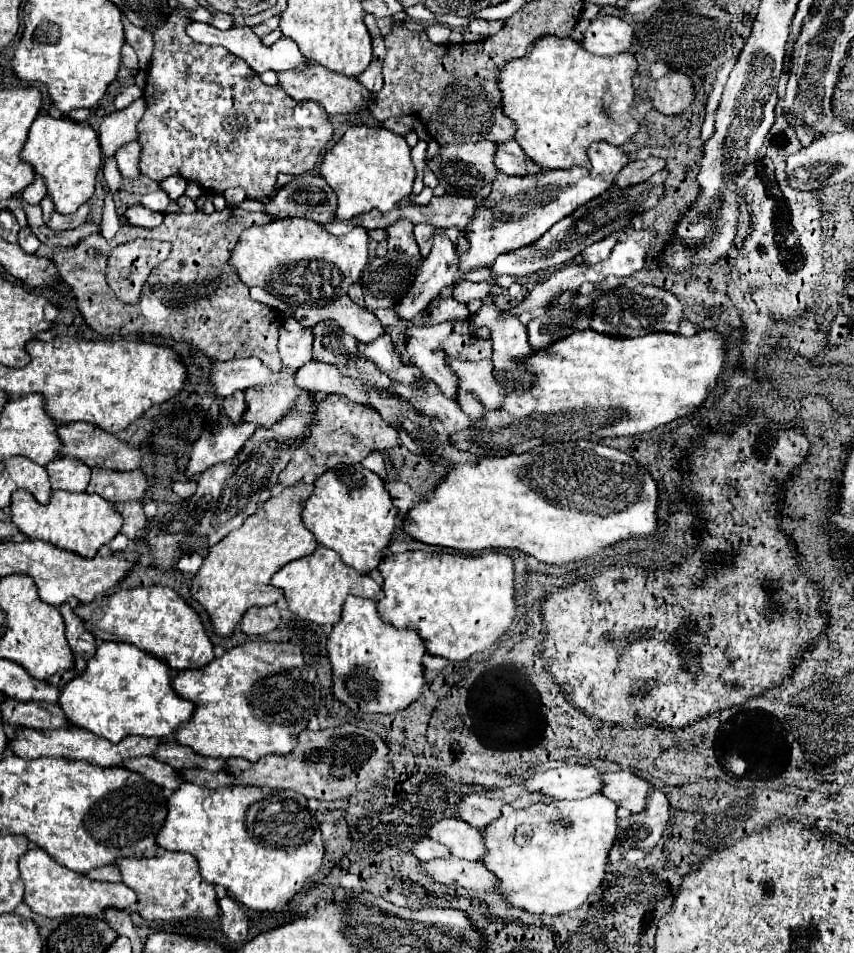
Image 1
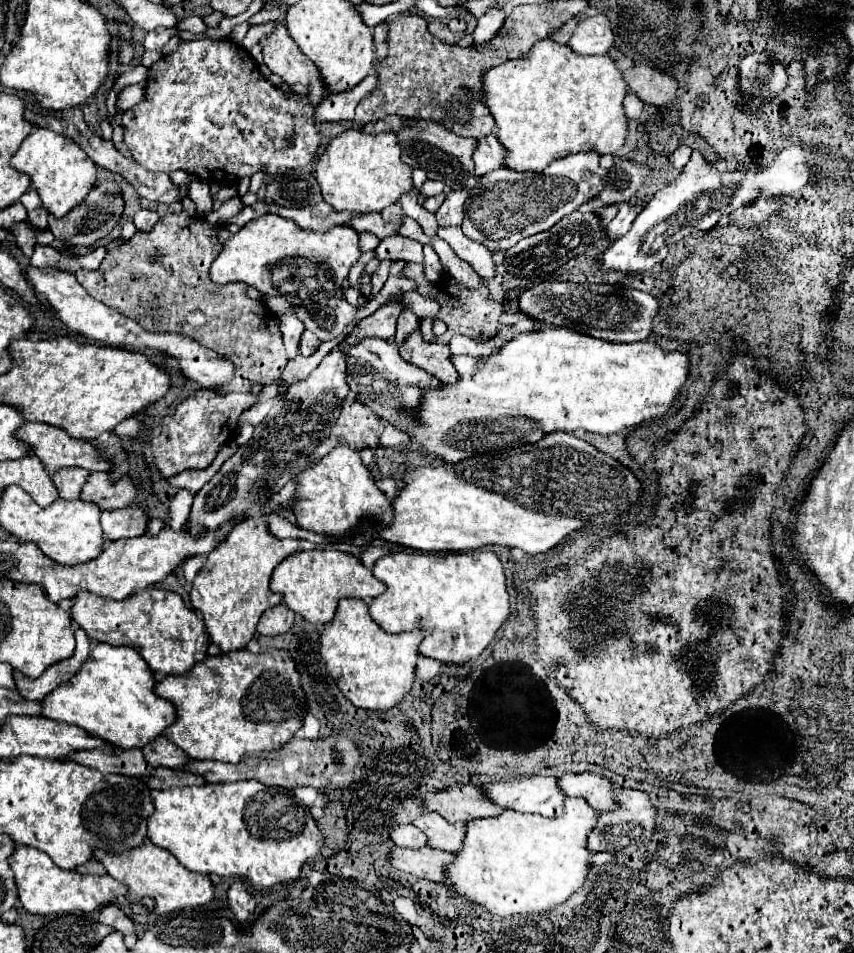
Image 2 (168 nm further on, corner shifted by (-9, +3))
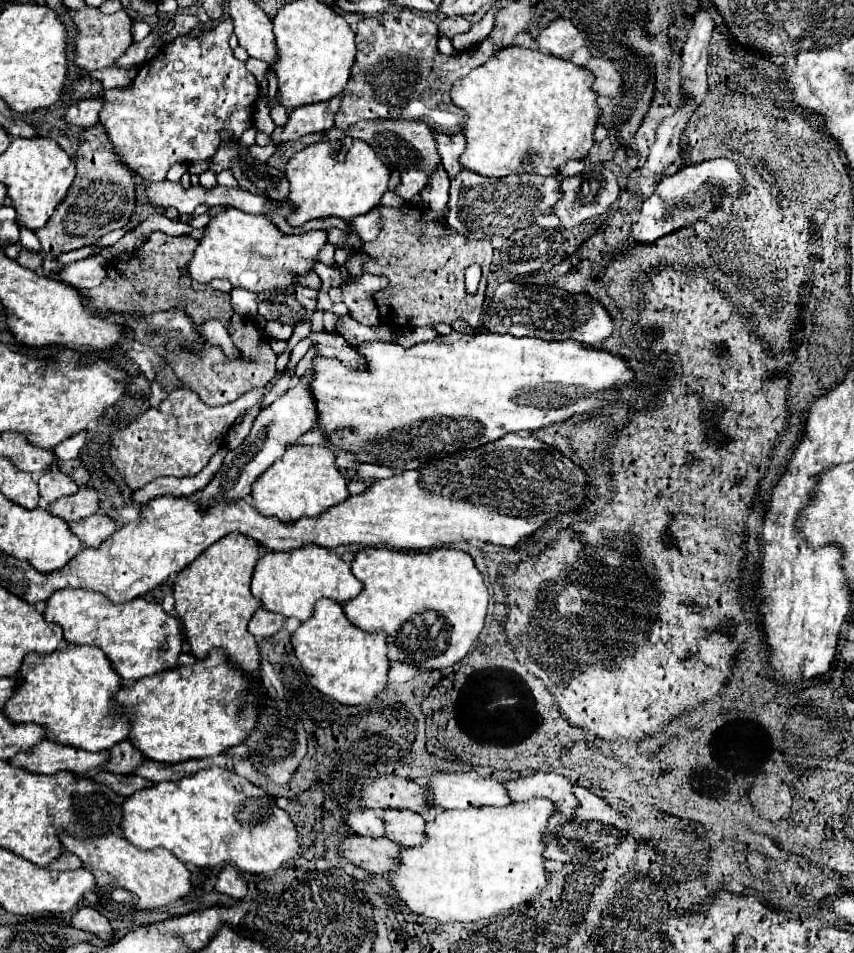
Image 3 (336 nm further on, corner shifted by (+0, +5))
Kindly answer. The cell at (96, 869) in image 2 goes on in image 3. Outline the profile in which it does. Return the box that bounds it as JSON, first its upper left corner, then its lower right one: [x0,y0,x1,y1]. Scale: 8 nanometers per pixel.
[48,852,82,870]

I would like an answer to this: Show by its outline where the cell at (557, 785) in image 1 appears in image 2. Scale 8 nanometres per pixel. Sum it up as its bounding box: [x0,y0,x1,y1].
[479,776,567,816]

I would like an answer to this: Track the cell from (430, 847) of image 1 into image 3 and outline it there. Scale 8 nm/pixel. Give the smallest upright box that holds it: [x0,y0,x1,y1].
[346,810,384,836]

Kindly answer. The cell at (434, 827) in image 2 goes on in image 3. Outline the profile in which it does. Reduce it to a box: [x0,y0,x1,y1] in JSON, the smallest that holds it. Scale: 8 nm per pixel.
[380,810,426,848]

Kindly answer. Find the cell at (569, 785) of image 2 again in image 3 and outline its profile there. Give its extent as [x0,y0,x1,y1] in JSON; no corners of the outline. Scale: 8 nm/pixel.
[506,772,578,816]

